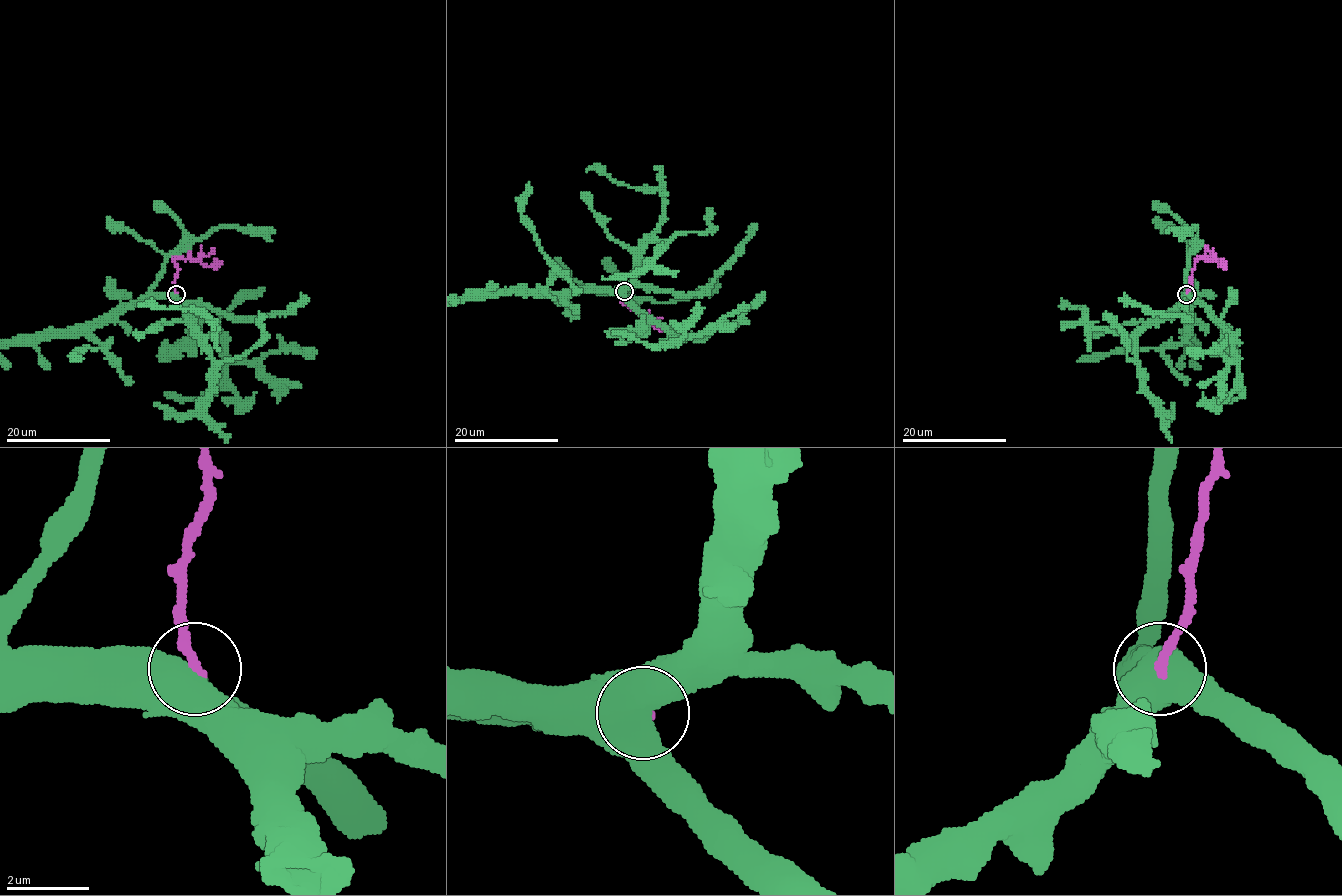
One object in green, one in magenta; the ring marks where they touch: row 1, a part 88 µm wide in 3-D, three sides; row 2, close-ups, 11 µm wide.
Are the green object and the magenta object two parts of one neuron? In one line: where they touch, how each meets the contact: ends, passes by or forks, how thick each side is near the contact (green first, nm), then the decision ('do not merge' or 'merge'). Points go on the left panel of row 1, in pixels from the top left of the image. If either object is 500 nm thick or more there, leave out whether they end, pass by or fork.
place (176, 294); calibres 850 and 280 nm; do not merge

